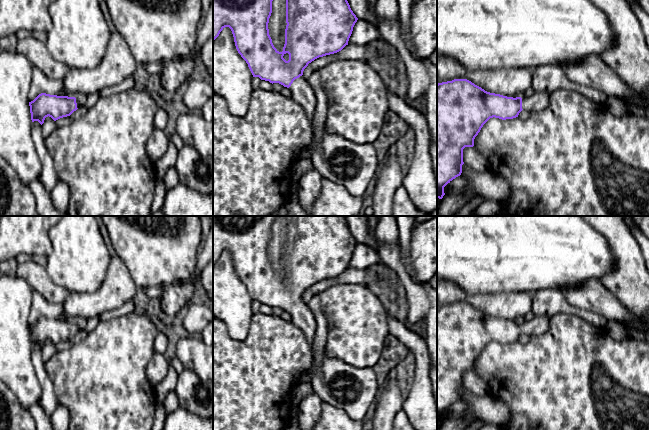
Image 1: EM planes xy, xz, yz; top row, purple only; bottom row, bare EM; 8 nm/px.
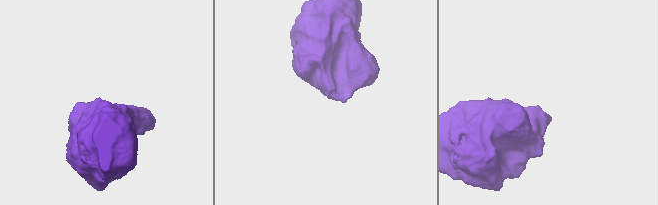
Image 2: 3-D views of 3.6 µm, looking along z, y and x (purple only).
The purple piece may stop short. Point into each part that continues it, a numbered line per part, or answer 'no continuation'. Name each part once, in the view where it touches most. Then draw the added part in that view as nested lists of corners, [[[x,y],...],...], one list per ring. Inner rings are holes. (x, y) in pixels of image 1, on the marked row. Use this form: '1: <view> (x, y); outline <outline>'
1: xz (302, 93); outline [[[302,75],[295,79],[289,90],[291,91],[292,98],[304,108],[309,120],[312,122],[317,100],[313,89],[308,84],[307,78]]]

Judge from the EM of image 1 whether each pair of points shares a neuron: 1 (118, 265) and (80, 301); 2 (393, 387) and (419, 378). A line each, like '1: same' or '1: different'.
1: same
2: different

